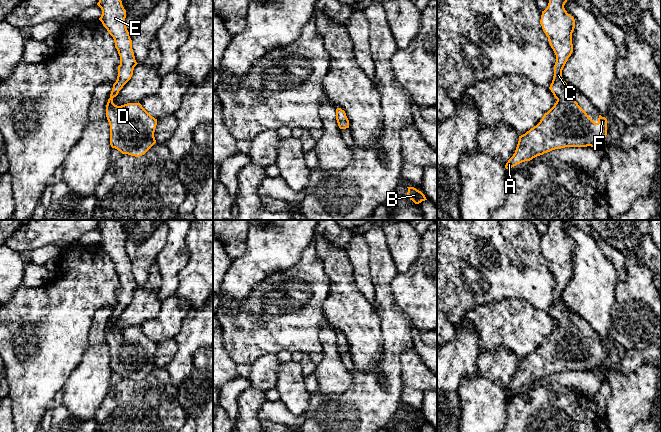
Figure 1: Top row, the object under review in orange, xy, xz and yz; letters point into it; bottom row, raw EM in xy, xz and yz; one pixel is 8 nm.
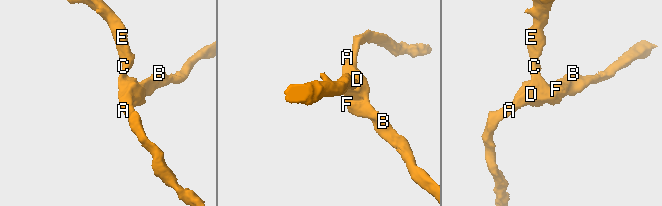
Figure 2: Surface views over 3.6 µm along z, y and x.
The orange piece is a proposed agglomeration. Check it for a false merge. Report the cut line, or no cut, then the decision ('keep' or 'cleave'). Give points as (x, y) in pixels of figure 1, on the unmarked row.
cut none; keep

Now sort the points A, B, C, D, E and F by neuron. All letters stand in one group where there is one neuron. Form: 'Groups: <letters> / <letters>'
Groups: A B C D E F

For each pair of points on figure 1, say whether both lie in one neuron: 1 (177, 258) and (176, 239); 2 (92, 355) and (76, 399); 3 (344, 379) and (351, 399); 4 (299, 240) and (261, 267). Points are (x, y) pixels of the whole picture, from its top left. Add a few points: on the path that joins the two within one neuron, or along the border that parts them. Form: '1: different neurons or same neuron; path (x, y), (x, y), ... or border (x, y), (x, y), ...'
1: same neuron; path (177, 253), (176, 244)
2: same neuron; path (92, 366), (92, 377), (86, 388)
3: different neurons; border (352, 371), (352, 384), (345, 391), (325, 394)
4: same neuron; path (290, 240), (270, 258)

